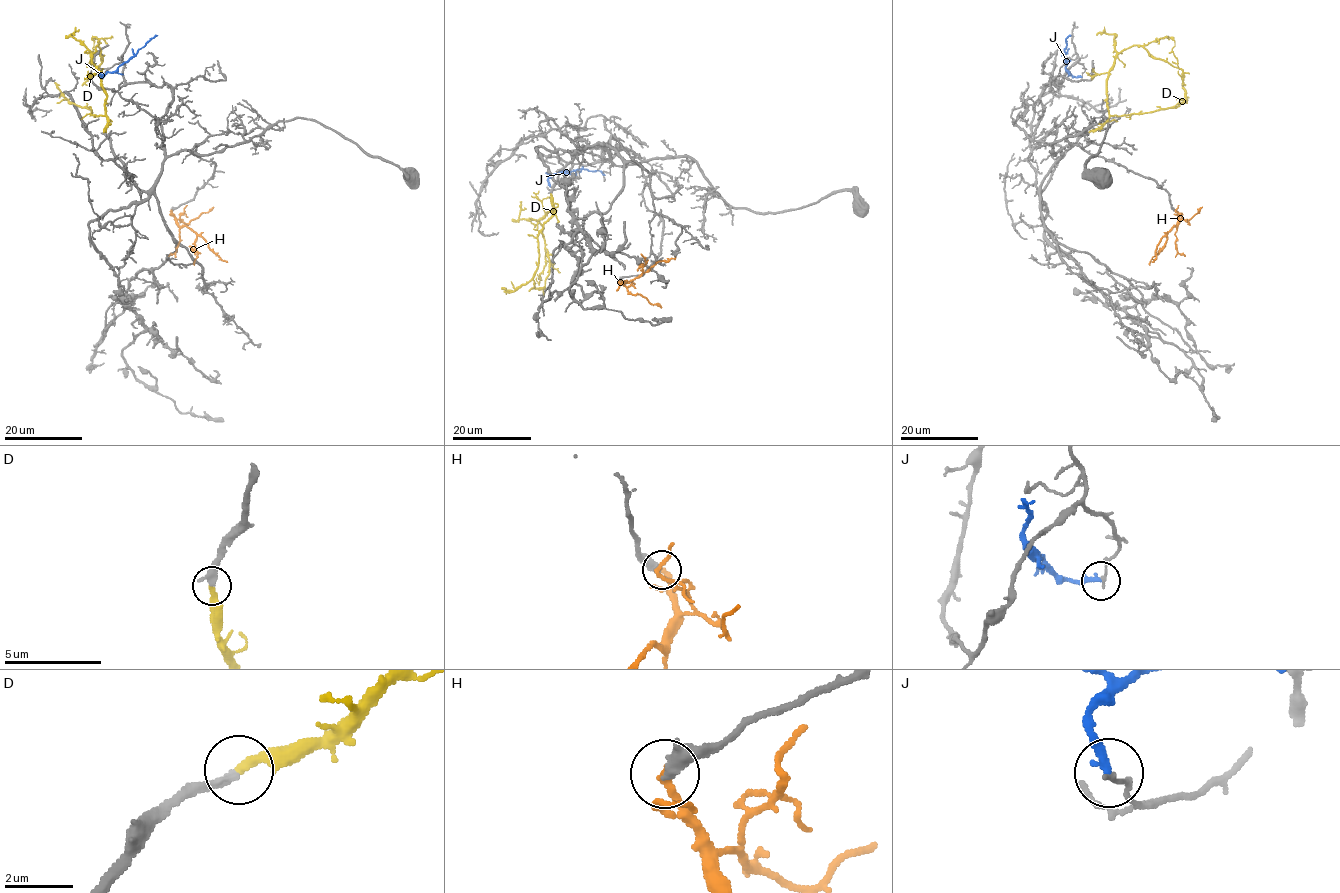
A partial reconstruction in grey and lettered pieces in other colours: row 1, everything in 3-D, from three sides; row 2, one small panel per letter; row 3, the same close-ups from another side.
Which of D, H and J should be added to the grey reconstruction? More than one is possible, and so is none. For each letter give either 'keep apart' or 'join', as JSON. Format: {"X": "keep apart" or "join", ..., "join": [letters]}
{"D": "join", "H": "keep apart", "J": "keep apart", "join": ["D"]}

